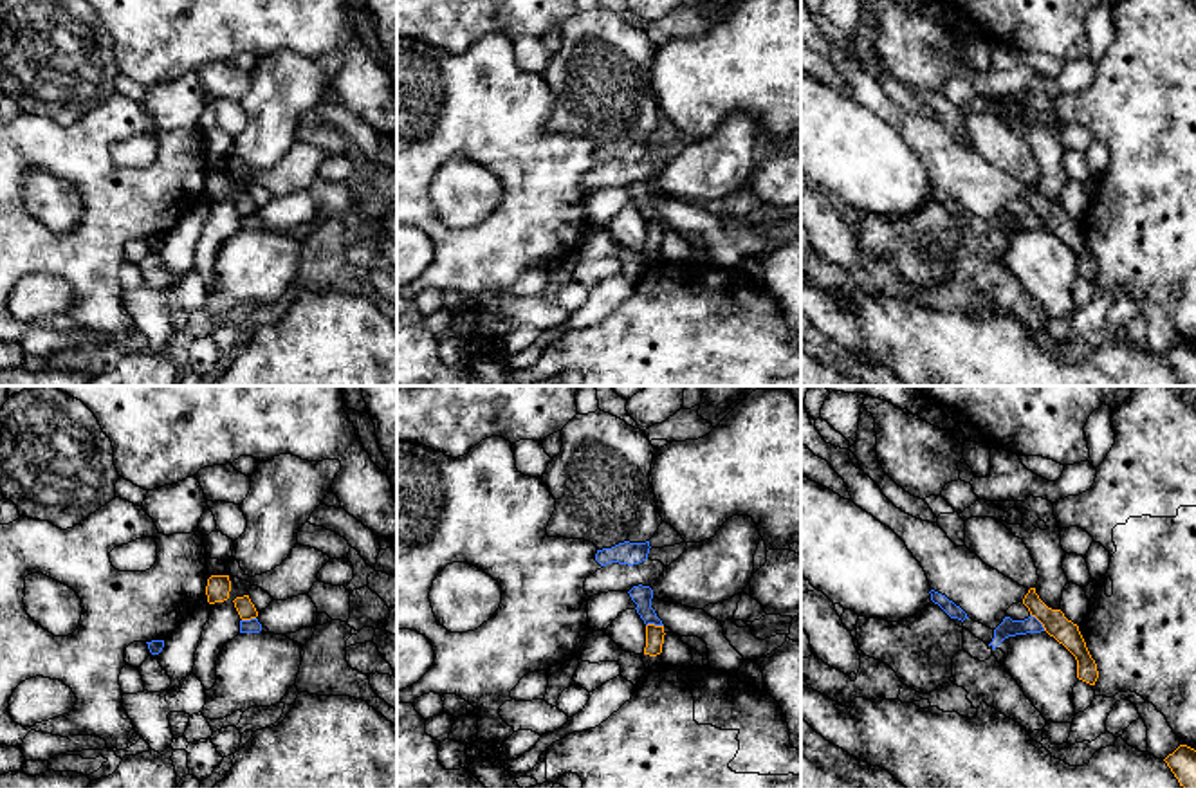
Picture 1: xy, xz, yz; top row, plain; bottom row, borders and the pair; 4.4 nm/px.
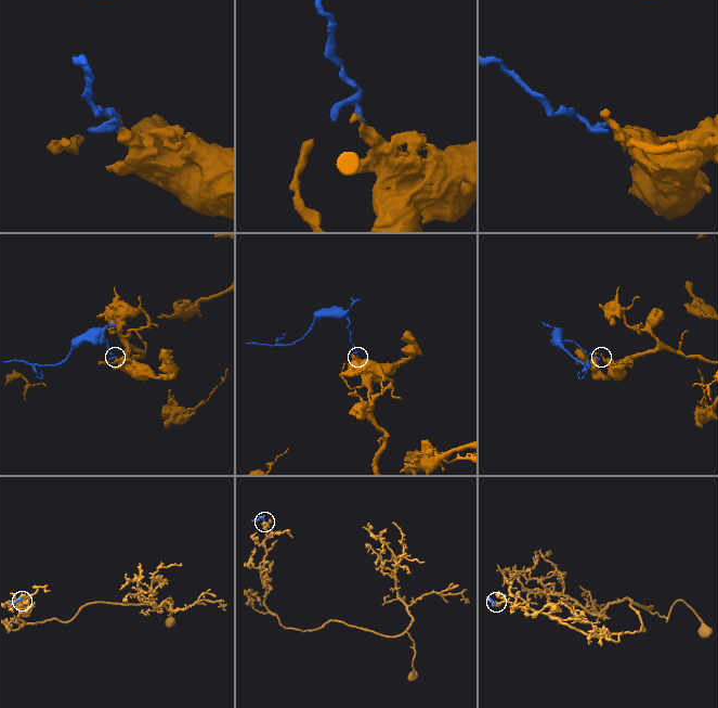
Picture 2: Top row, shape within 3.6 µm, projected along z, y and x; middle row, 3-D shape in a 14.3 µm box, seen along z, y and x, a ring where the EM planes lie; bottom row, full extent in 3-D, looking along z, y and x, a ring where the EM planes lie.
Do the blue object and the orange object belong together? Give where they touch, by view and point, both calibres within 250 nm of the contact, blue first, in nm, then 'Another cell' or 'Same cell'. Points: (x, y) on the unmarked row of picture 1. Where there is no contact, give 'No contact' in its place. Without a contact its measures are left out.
Touches blue at yz (1039, 219). Thickness 80 nm (blue) against 110 nm. Another cell

